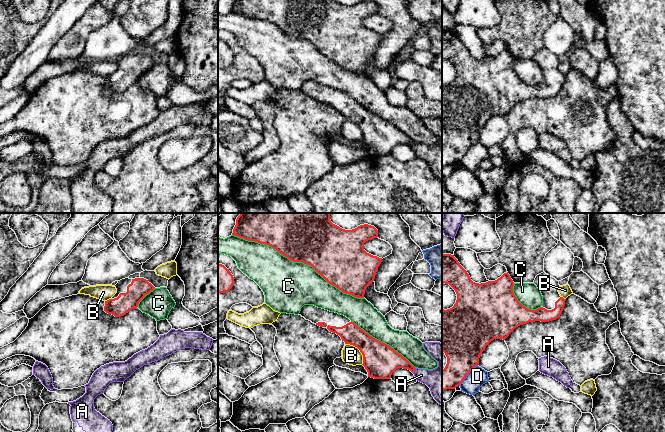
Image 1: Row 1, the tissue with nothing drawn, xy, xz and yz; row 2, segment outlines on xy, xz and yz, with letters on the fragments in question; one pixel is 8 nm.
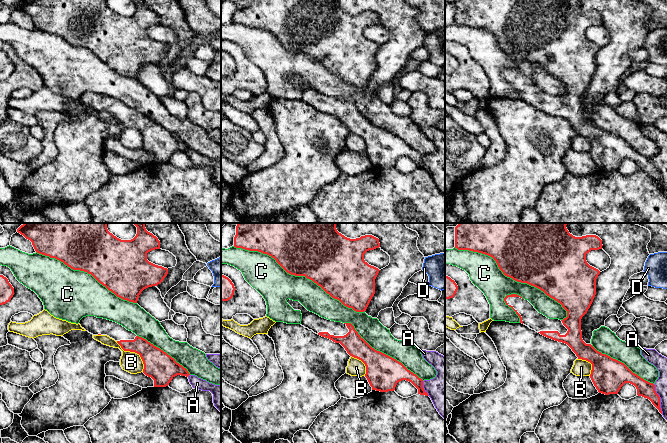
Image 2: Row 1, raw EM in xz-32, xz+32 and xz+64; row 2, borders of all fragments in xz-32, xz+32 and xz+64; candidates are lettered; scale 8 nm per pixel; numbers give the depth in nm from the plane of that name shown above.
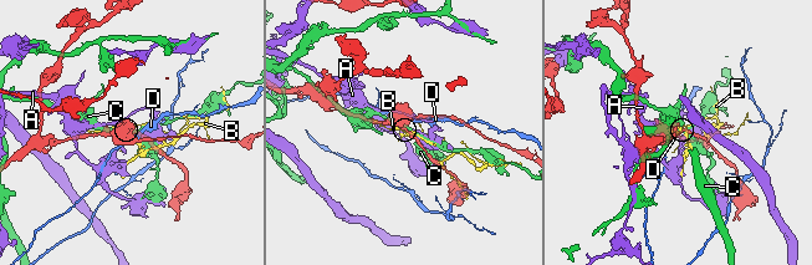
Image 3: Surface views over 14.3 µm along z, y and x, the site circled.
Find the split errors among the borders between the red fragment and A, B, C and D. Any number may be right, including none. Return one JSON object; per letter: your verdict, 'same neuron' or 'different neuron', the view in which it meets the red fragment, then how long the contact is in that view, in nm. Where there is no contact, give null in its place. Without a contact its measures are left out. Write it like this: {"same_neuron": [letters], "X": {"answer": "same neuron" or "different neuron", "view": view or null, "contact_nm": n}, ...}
{"same_neuron": [], "A": {"answer": "different neuron", "view": "xz", "contact_nm": 50}, "B": {"answer": "different neuron", "view": "xz", "contact_nm": 220}, "C": {"answer": "different neuron", "view": "xz", "contact_nm": 1150}, "D": {"answer": "different neuron", "view": "yz", "contact_nm": 220}}

